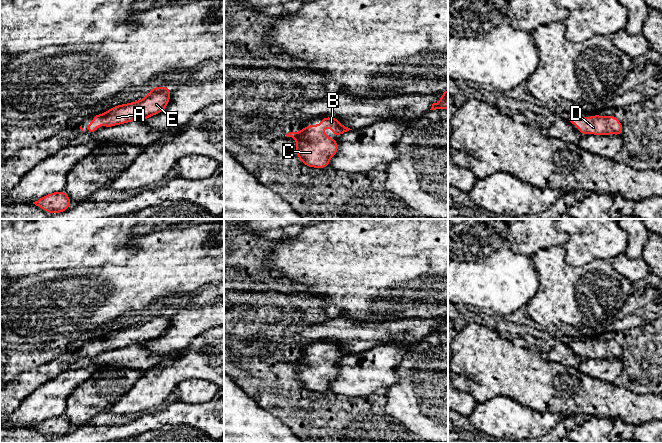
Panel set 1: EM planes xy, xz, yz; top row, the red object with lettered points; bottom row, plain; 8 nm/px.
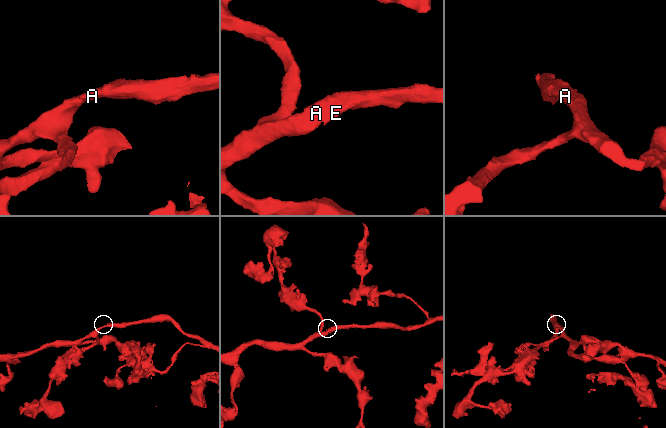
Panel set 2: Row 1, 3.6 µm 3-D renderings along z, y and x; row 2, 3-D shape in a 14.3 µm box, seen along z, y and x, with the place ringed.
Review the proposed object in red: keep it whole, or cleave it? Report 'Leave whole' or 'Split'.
Leave whole

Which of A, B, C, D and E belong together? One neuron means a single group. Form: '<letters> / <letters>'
A B C D E

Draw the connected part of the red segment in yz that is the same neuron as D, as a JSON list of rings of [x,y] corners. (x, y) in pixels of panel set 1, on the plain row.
[[[571,338],[567,343],[570,348],[577,348],[578,355],[582,358],[623,358],[623,351],[620,345],[613,339],[611,340],[589,340],[586,344],[584,339]]]

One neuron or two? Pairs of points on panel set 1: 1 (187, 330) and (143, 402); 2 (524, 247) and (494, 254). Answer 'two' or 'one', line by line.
1: two
2: two

